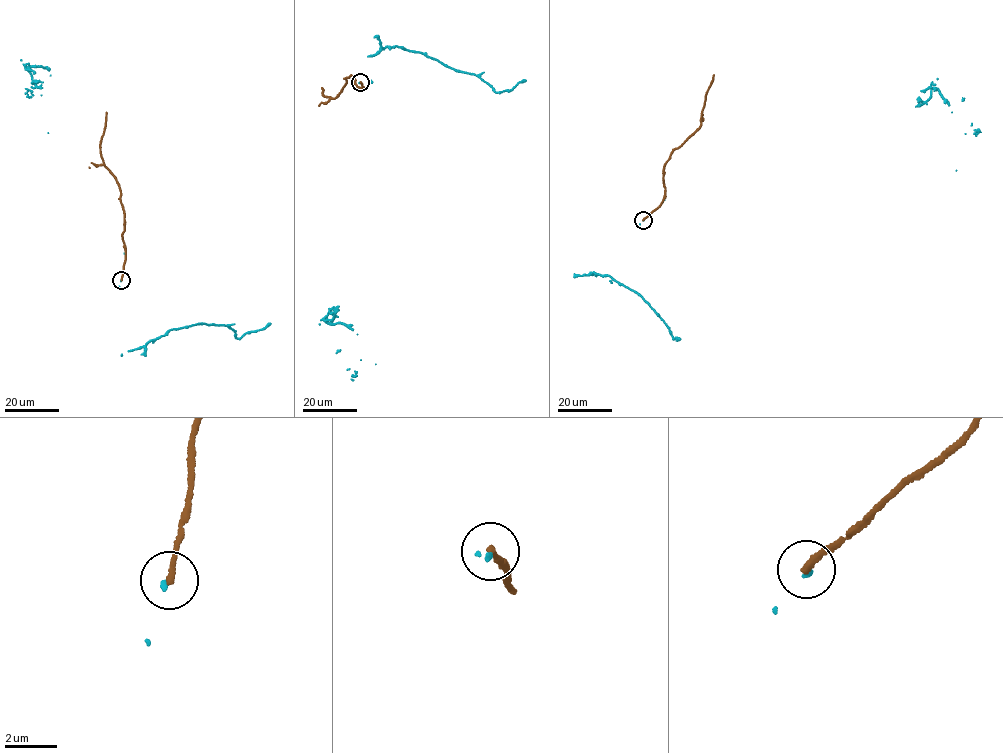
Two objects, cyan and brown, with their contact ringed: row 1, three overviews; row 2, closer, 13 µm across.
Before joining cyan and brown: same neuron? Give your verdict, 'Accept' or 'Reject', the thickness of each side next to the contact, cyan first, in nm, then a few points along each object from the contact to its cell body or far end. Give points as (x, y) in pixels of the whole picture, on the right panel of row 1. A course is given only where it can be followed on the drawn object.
Reject. Thickness 130 nm (cyan) against 260 nm. Course of cyan: (643, 220), (606, 274), (611, 276), (664, 200), (919, 106), (930, 97), (933, 88), (948, 106). Course of brown: (643, 220), (663, 200), (664, 163), (674, 150), (698, 130), (706, 92), (714, 75)

